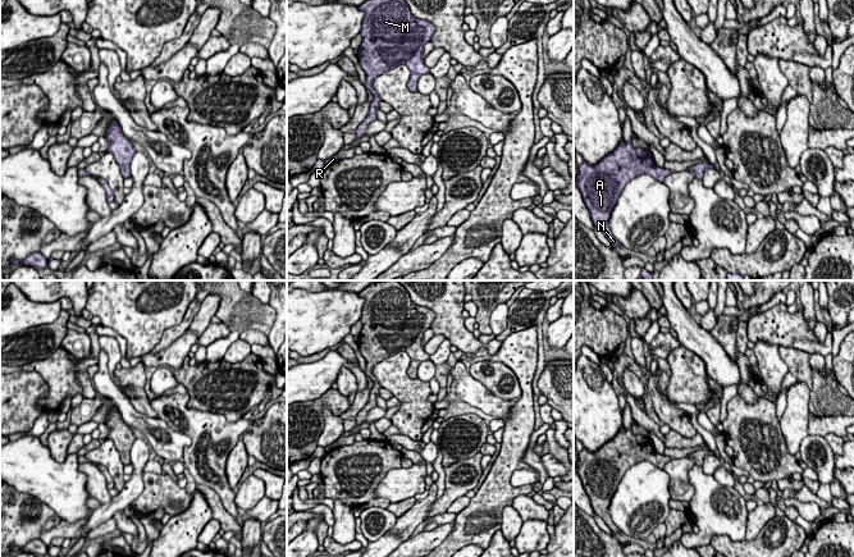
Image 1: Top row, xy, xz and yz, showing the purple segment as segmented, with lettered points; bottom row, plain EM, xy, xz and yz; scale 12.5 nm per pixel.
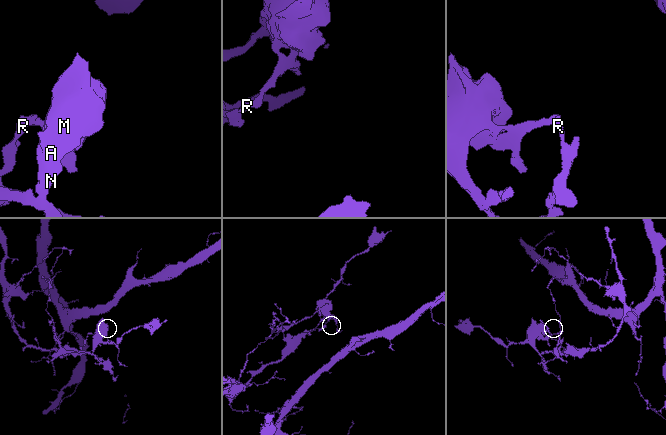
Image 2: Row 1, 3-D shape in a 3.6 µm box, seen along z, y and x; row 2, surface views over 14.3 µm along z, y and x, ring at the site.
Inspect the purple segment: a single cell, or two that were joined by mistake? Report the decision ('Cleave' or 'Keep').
Keep

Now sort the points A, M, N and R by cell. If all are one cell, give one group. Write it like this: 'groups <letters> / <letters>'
groups A M N R

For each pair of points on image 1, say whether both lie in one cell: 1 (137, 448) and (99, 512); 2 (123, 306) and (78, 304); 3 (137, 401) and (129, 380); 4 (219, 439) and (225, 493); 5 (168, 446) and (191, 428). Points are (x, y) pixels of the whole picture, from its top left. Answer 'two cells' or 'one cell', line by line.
1: one cell
2: two cells
3: one cell
4: one cell
5: two cells

